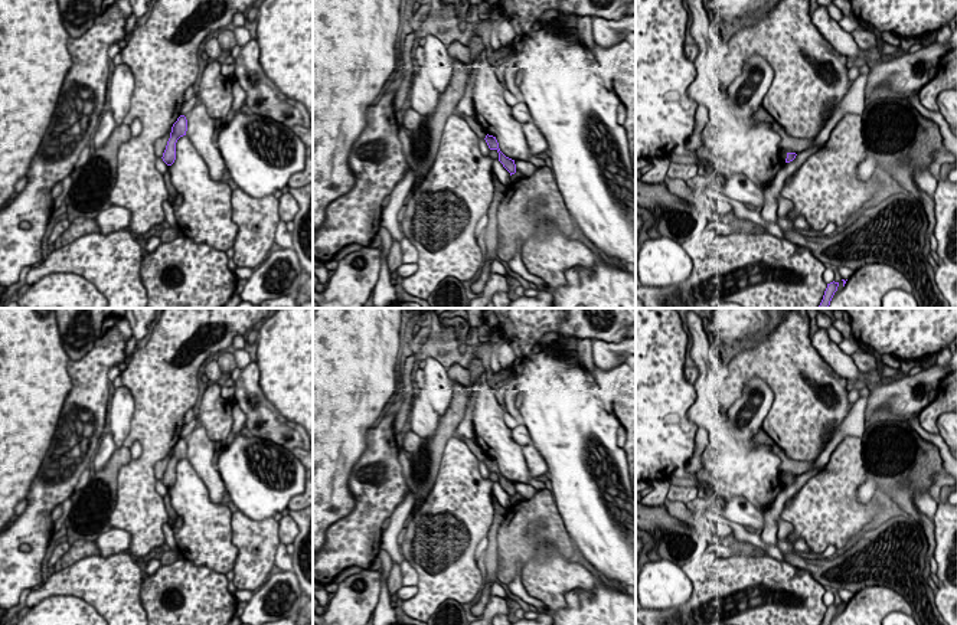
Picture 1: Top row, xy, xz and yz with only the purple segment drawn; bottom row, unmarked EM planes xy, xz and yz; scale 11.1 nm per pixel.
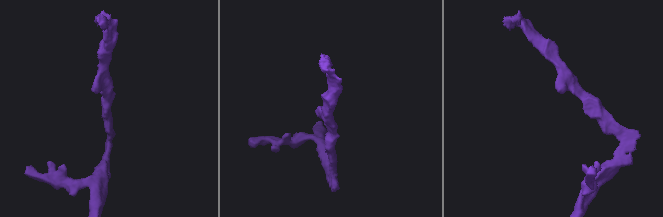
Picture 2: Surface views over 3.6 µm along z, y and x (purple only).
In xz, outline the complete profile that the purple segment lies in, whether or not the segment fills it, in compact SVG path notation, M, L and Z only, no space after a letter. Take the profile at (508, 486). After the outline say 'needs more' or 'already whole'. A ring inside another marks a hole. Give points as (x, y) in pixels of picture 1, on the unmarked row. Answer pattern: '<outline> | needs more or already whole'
M487 457L484 462L486 462L486 465L487 465L487 468L489 468L490 472L496 472L496 474L499 475L499 484L500 484L500 485L503 487L503 490L510 495L510 498L515 497L515 495L516 495L515 482L506 480L506 478L500 474L499 465L497 465L496 459Z | already whole

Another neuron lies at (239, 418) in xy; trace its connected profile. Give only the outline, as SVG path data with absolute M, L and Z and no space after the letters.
M232 402L232 418L233 418L232 432L235 432L236 435L245 432L246 415L235 402Z

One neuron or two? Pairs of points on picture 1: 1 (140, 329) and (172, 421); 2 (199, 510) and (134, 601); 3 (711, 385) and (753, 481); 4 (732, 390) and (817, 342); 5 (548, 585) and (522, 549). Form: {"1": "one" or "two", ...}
{"1": "two", "2": "two", "3": "one", "4": "two", "5": "two"}

